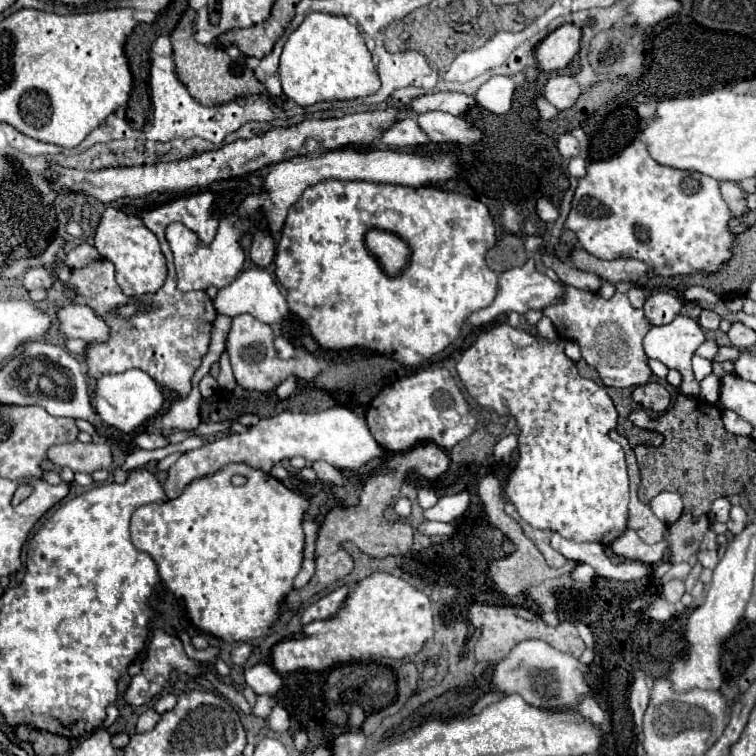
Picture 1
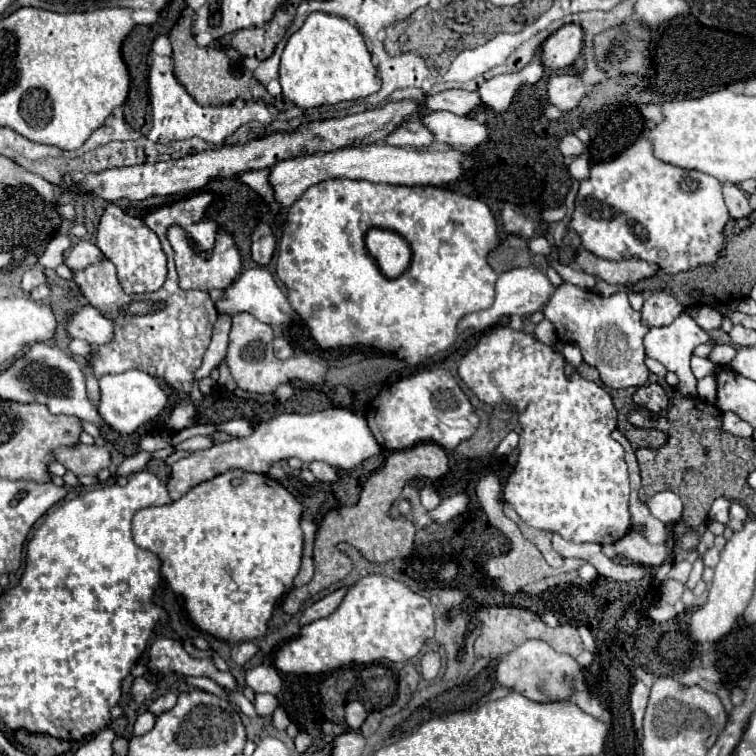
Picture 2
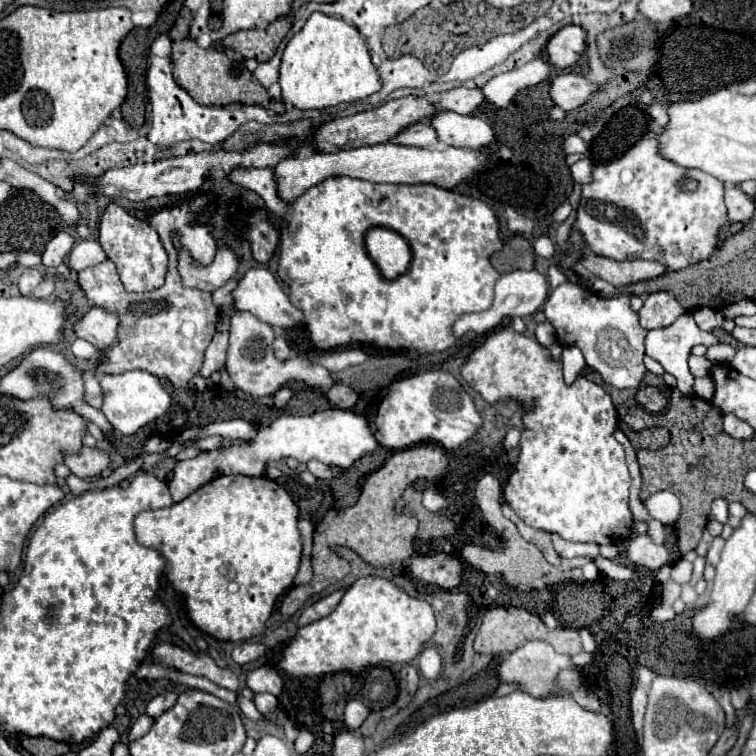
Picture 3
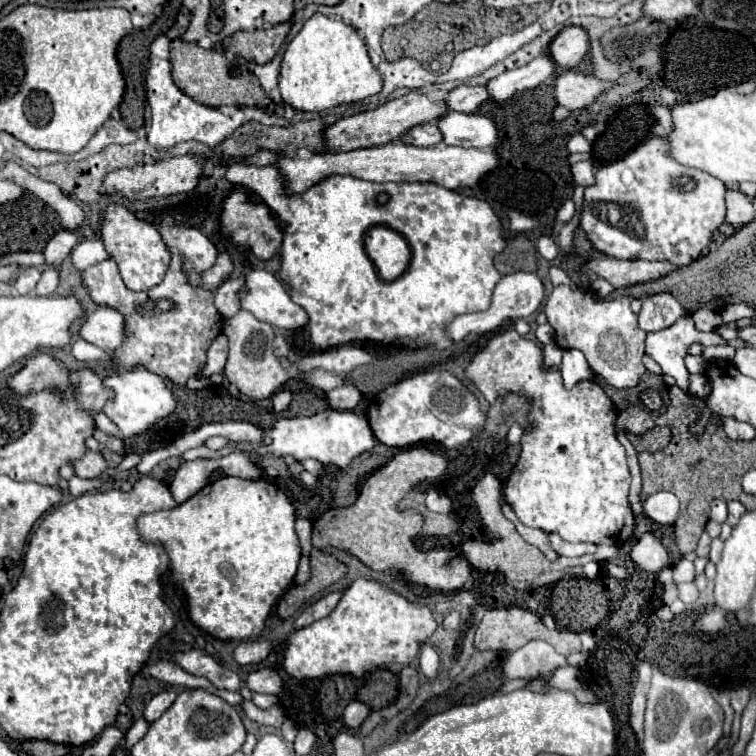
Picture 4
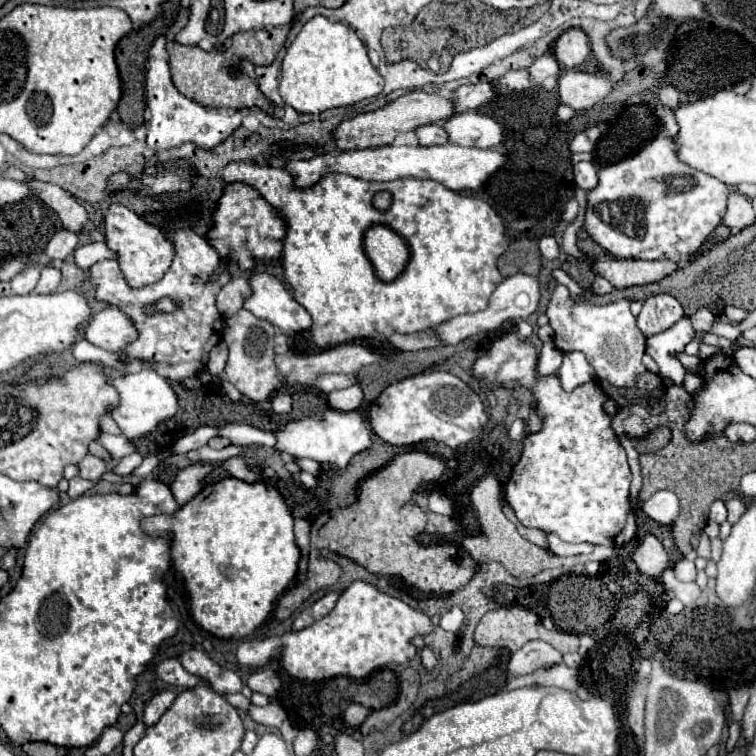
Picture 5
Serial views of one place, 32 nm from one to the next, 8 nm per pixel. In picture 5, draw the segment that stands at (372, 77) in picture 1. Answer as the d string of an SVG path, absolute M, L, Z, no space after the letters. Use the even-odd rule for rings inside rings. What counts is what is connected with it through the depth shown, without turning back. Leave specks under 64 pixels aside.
M314 16L304 24L300 34L288 46L282 60L280 96L296 112L318 114L336 106L350 106L360 100L378 96L384 80L370 64L364 42L352 28L342 22L330 22L324 16Z

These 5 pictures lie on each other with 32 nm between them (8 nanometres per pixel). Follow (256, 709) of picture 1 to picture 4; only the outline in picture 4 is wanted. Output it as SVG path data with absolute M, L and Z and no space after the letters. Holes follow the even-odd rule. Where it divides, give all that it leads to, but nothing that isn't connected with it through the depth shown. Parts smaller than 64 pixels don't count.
M253 693L252 702L262 710L268 709L278 703L277 696Z

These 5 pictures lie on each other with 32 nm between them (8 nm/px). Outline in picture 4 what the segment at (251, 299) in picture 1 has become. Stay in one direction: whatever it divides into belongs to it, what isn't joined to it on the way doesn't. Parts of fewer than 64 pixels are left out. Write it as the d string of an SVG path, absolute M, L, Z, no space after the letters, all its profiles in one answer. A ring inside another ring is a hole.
M250 270L244 278L244 288L238 292L238 300L240 300L240 308L242 310L248 310L252 312L258 320L262 322L268 322L276 328L284 328L284 330L294 330L294 328L300 328L308 322L308 316L306 312L296 306L288 292L284 290L284 286L266 270Z

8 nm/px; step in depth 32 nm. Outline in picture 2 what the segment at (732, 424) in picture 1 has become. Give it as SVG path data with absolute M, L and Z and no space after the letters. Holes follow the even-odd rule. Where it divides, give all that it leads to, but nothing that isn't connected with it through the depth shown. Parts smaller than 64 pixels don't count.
M724 412L722 420L724 420L724 430L730 432L730 434L734 434L734 436L750 438L752 432L754 432L754 428L748 422L744 422L740 416L736 416L734 412Z

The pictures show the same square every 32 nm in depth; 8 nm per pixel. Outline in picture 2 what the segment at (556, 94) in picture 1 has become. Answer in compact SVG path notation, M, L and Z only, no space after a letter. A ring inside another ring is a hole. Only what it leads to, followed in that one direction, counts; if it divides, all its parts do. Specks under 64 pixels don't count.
M558 74L548 80L548 102L560 110L572 110L586 94L586 86L572 74Z

